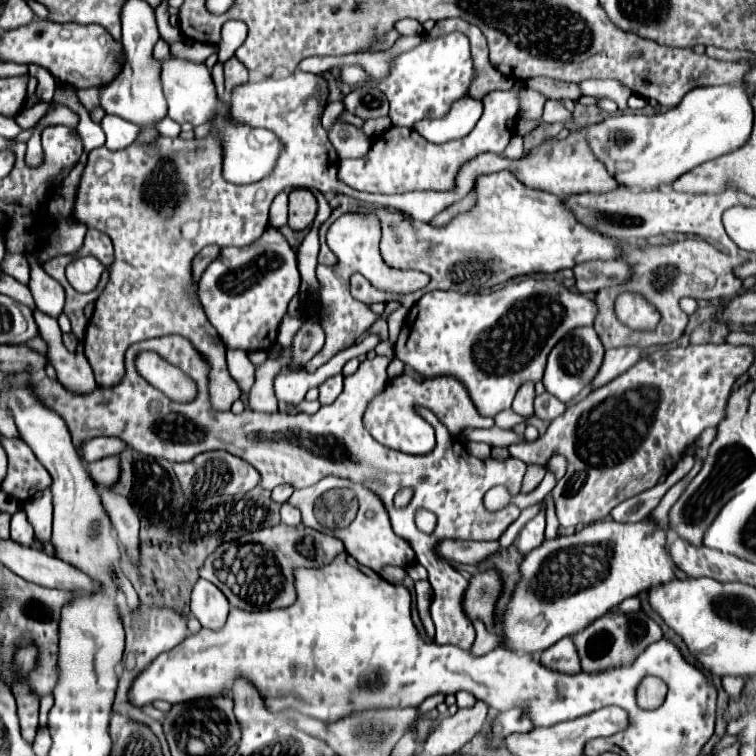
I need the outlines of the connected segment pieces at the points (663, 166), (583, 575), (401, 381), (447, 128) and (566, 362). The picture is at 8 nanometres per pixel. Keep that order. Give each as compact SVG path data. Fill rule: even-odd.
M727 84L727 86L705 86L697 88L685 94L679 106L671 108L665 114L657 116L633 116L633 114L621 114L611 116L601 124L593 124L587 128L589 144L593 146L593 152L605 162L607 170L623 182L627 188L657 188L661 184L669 184L681 174L693 170L695 166L713 160L721 154L727 154L729 150L735 150L737 146L743 146L751 134L753 126L753 106L747 94L745 84Z
M645 518L641 522L619 524L613 520L603 520L589 524L587 528L575 532L573 536L559 536L555 540L545 540L539 548L531 550L521 562L521 578L515 584L515 590L503 612L503 634L501 646L509 652L529 652L541 654L551 644L559 642L565 636L575 636L607 610L619 606L625 598L637 596L653 586L667 584L675 580L675 562L669 554L669 530L665 522Z
M401 374L387 382L387 386L371 400L365 410L363 426L369 434L387 448L405 452L405 454L429 454L436 444L435 431L417 412L417 408L431 408L431 378L415 380L407 374ZM425 394L425 400L423 400Z
M465 98L463 102L457 102L457 106L449 112L449 118L437 118L437 120L421 120L417 126L413 126L425 140L433 144L445 144L457 138L465 138L477 124L477 120L483 114L481 100Z
M591 326L573 330L569 336L557 342L557 346L549 354L545 376L543 376L543 384L547 392L559 398L561 402L571 402L597 376L597 370L603 364L603 354L605 350L601 346L601 340L597 338L597 332Z

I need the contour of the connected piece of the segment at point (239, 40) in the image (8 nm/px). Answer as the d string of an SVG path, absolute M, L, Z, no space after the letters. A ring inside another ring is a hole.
M229 20L223 24L223 30L221 30L221 42L219 42L219 62L225 64L233 54L235 50L245 42L247 38L247 26L245 22L241 20Z

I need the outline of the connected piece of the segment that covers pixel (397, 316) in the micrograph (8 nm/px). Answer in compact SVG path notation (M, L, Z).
M399 306L395 312L389 314L387 318L387 324L389 324L389 340L395 344L397 338L399 338L399 332L401 332L401 326L405 322L405 316L407 316L407 308L405 306Z

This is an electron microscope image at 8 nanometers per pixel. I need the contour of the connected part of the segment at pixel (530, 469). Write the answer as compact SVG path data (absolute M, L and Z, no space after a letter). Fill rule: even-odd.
M527 466L527 474L523 480L523 492L531 492L545 476L545 468L543 466Z

